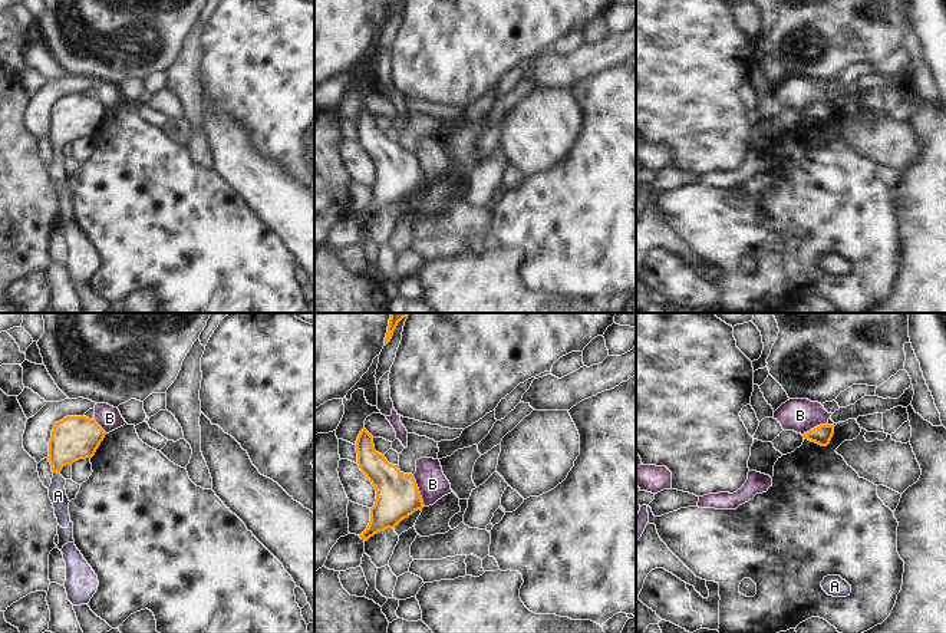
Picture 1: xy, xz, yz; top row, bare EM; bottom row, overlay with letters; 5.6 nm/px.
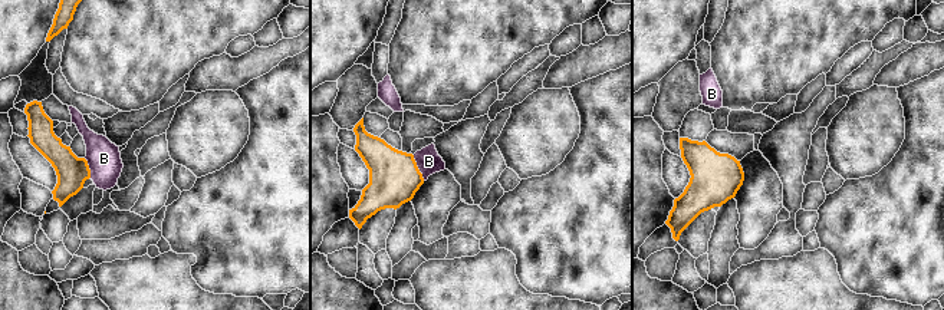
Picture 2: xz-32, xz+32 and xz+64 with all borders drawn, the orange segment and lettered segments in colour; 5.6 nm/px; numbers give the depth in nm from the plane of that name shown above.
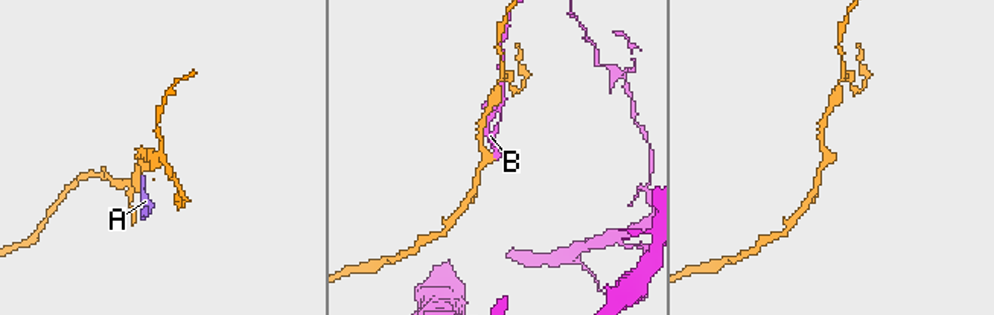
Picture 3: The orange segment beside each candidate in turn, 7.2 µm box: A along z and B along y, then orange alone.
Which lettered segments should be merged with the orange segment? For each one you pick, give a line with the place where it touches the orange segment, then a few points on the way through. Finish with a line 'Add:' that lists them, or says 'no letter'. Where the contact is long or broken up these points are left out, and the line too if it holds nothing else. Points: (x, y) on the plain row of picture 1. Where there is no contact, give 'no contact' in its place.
A: meets orange in xy at (56, 149); runs through xy (73, 116), (59, 134), (56, 149), (58, 174)
Add: A

